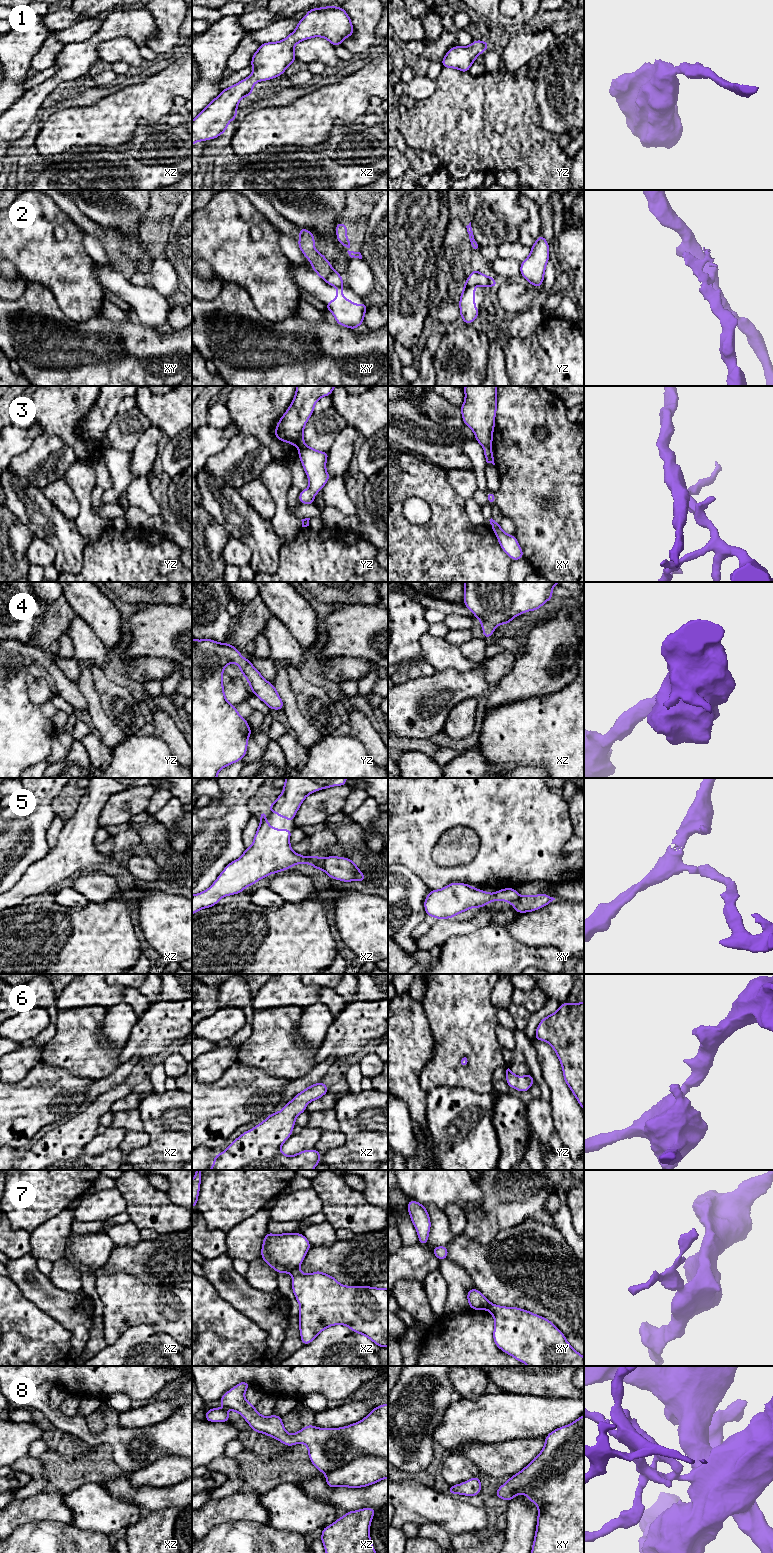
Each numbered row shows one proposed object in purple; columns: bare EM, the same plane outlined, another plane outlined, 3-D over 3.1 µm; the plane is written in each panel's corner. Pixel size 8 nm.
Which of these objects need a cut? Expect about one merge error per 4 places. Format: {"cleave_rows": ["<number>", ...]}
{"cleave_rows": ["2", "3", "5", "7"]}

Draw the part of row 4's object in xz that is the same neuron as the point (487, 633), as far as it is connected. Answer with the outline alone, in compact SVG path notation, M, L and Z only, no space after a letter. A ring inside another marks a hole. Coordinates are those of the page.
M464 582L464 605L481 622L483 639L487 639L498 625L507 625L516 616L539 610L554 597L551 589L558 585L559 582Z

